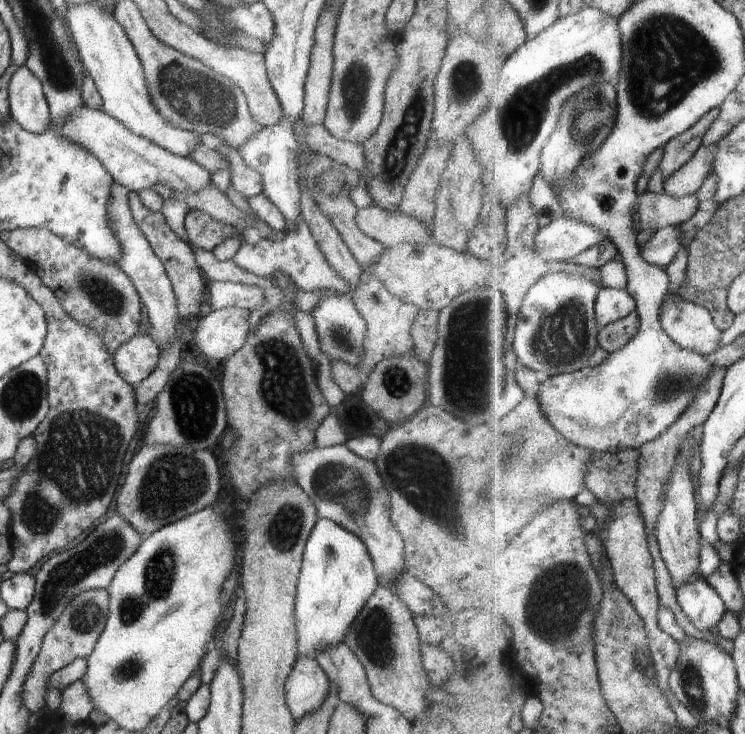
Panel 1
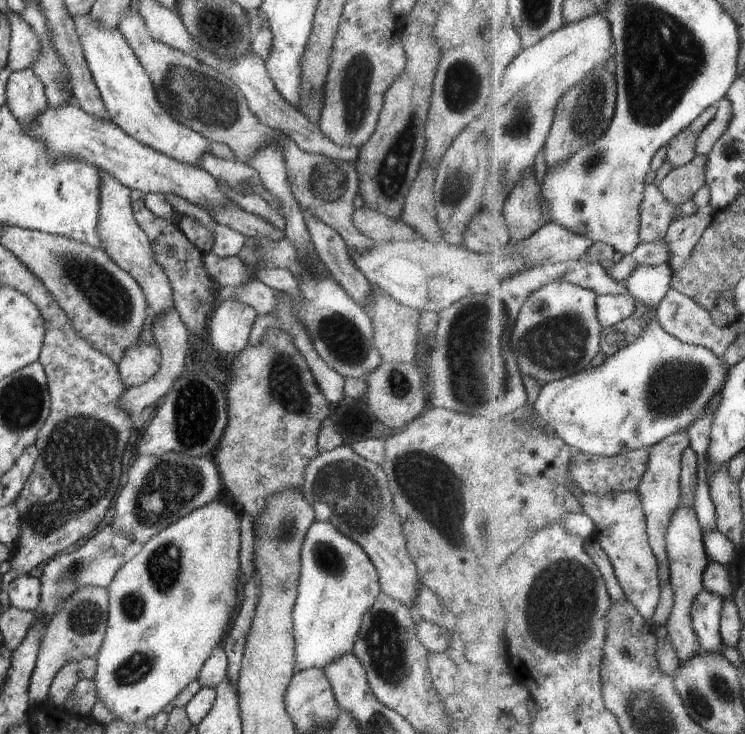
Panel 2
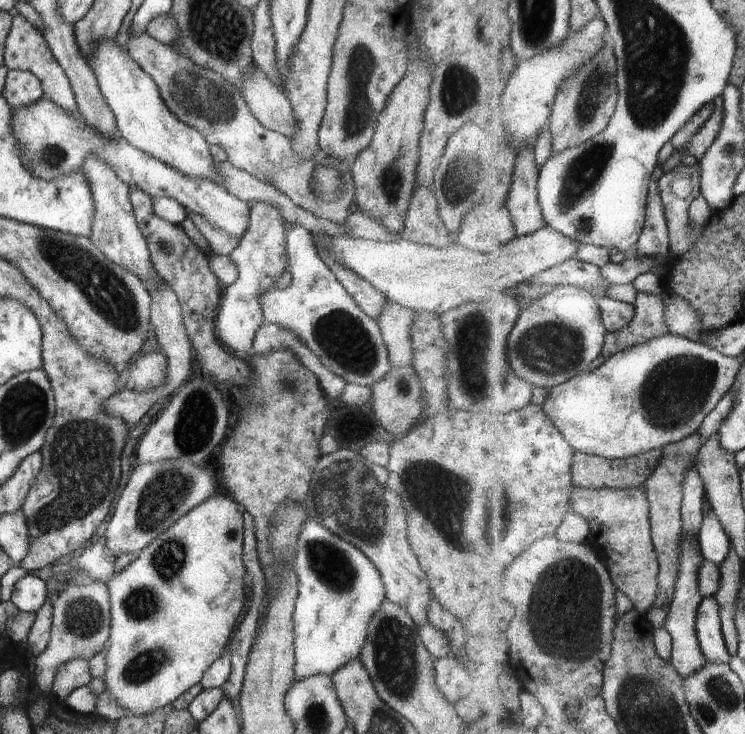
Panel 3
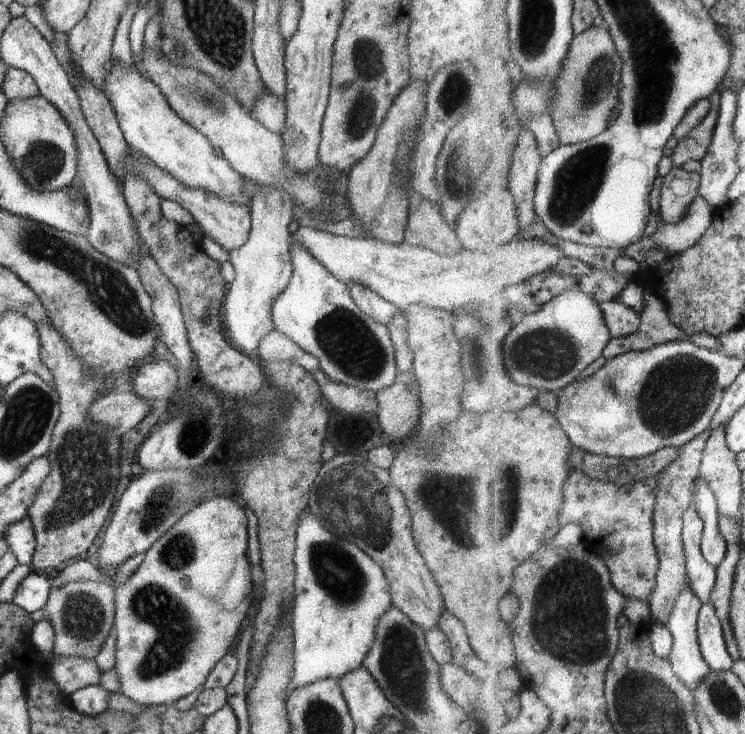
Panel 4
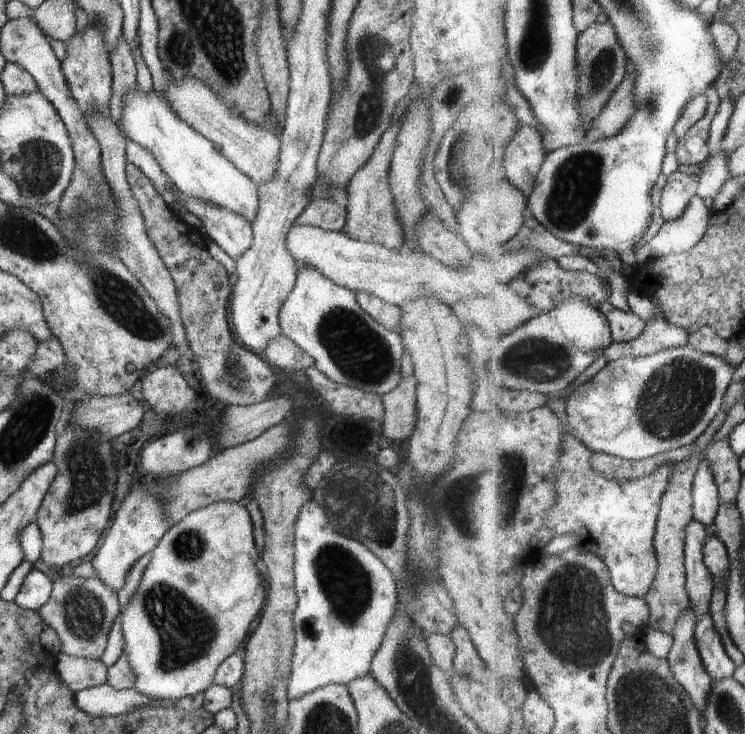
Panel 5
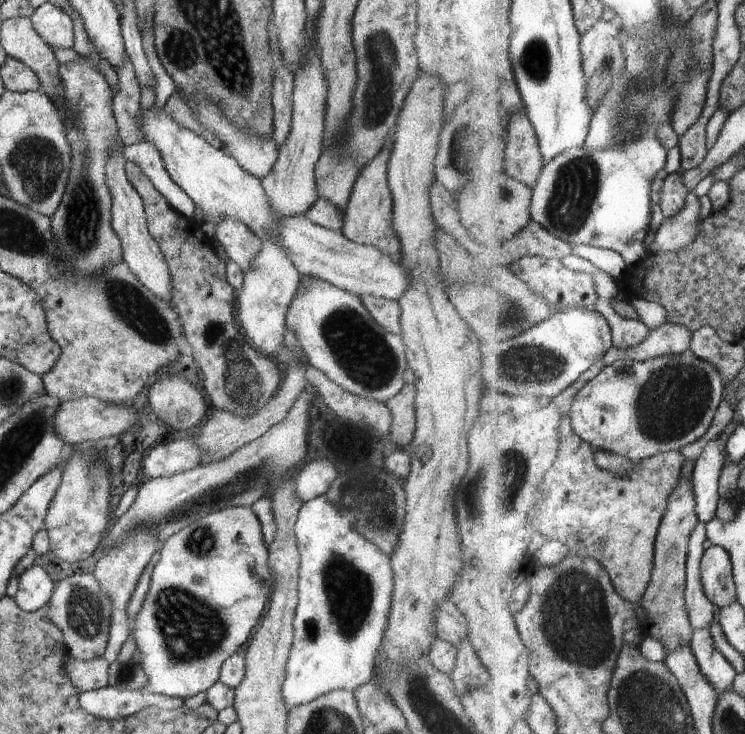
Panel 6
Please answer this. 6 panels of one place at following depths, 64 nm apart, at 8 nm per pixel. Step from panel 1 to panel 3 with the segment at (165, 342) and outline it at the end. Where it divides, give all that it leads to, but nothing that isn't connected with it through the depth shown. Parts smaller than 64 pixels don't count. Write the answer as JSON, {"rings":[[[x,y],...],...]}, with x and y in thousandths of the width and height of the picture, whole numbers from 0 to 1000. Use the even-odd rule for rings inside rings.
{"rings":[[[123,208],[115,213],[109,226],[118,256],[121,257],[126,294],[119,326],[132,341],[136,341],[150,357],[183,372],[193,384],[201,377],[217,383],[203,358],[196,326],[184,309],[177,279],[174,278],[173,253],[132,211]]]}

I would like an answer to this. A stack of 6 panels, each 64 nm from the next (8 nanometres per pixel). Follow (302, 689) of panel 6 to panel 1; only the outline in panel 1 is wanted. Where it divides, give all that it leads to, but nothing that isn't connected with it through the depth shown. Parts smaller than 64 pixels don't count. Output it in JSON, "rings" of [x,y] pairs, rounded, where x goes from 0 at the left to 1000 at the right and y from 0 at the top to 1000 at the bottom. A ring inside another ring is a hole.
{"rings":[[[440,707],[424,710],[405,763],[396,823],[399,894],[423,899],[442,881],[463,876],[472,850],[509,796],[499,759],[489,740]]]}

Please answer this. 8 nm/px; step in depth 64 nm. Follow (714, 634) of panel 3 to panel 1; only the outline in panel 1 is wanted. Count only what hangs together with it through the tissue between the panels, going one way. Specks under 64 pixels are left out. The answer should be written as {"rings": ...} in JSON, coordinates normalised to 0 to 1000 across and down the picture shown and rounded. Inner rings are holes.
{"rings":[[[946,789],[930,792],[909,802],[910,823],[937,858],[961,860],[973,834],[976,822],[966,808]]]}

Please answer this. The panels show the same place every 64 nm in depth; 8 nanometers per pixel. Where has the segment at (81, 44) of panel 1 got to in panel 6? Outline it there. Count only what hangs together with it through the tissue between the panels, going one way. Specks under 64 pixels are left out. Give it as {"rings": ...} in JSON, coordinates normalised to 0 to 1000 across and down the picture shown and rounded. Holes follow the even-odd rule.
{"rings":[[[207,144],[188,158],[196,192],[212,200],[228,243],[259,272],[262,285],[272,289],[277,304],[268,311],[279,326],[283,327],[291,307],[301,298],[317,298],[348,326],[369,320],[366,327],[381,339],[405,379],[424,377],[482,405],[494,402],[533,410],[542,401],[549,372],[540,353],[528,356],[507,337],[472,330],[459,316],[419,302],[409,290],[372,301],[348,243],[325,229],[299,202],[290,202],[272,187],[240,172],[220,150],[211,151]]]}

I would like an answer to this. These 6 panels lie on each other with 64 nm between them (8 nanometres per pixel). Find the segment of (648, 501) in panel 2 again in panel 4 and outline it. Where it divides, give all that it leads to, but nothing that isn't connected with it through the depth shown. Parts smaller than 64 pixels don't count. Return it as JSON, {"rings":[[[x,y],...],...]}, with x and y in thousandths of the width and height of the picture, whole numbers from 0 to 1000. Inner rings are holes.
{"rings":[[[940,594],[915,610],[913,624],[886,646],[887,668],[885,687],[879,700],[879,737],[885,748],[887,772],[882,785],[879,805],[870,815],[877,834],[878,847],[893,854],[898,853],[913,811],[925,800],[922,775],[922,751],[917,732],[919,723],[919,703],[933,684],[933,666],[942,649],[944,621],[949,609],[949,594]]]}

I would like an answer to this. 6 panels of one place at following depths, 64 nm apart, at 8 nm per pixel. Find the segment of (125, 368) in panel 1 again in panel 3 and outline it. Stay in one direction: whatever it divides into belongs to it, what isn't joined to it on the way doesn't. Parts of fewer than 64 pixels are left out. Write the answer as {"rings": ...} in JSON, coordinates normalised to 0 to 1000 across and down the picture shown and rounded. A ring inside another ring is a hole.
{"rings":[[[217,481],[183,484],[169,499],[169,529],[187,535],[215,530],[224,518],[224,499],[224,488]]]}

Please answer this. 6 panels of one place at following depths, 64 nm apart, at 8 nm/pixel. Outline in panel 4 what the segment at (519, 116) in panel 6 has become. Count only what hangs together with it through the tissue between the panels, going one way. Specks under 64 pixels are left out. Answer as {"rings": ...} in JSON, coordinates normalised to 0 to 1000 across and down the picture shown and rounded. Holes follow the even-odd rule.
{"rings":[[[703,176],[689,207],[685,236],[677,241],[677,249],[697,275],[701,313],[723,297],[718,270],[730,217],[721,183],[714,176]]]}

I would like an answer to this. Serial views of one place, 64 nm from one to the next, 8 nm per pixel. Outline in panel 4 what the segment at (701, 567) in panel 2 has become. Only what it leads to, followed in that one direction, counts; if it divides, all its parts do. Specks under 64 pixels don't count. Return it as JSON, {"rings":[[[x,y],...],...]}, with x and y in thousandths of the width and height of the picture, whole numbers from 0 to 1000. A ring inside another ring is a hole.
{"rings":[[[925,793],[922,804],[913,811],[911,820],[897,853],[906,866],[903,887],[898,898],[913,926],[917,926],[918,932],[922,932],[930,941],[957,917],[954,905],[950,905],[945,894],[942,894],[940,875],[937,875],[937,837],[944,831],[944,824],[944,817],[937,815],[937,811],[932,807]]]}

